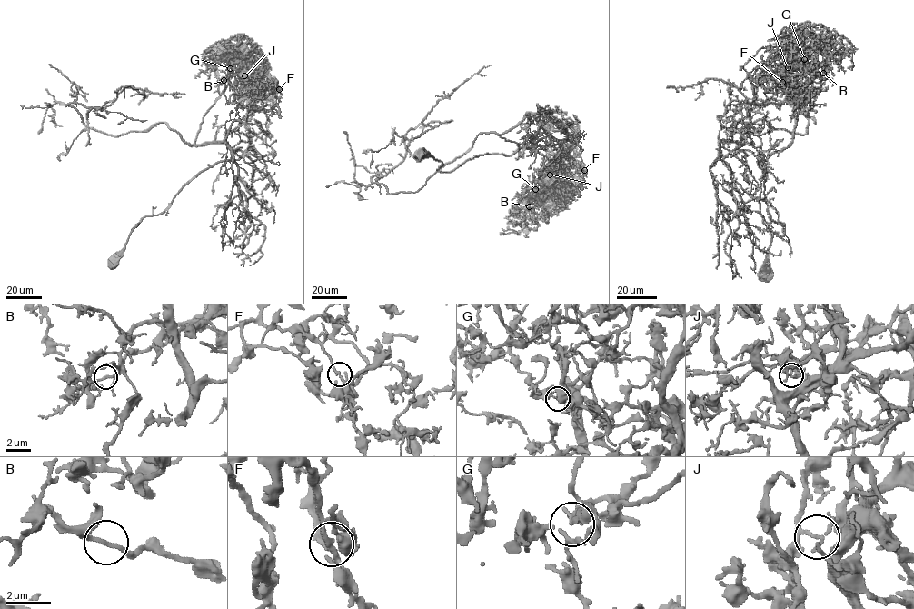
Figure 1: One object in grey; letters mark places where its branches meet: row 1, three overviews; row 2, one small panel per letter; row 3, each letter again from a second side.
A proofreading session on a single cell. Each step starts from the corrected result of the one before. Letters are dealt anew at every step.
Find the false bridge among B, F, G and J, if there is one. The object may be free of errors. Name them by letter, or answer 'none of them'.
J

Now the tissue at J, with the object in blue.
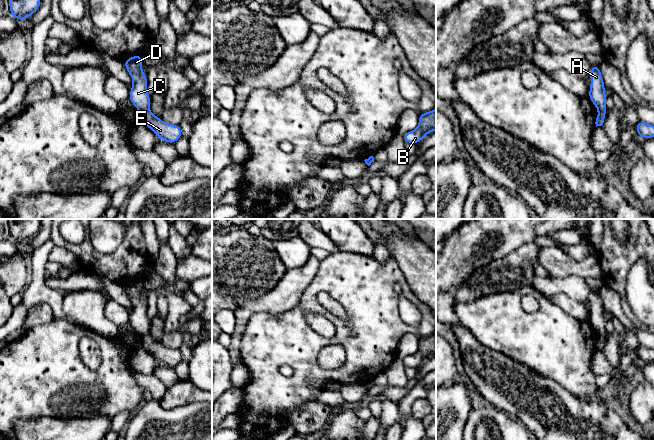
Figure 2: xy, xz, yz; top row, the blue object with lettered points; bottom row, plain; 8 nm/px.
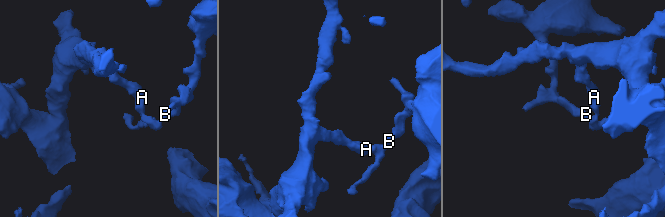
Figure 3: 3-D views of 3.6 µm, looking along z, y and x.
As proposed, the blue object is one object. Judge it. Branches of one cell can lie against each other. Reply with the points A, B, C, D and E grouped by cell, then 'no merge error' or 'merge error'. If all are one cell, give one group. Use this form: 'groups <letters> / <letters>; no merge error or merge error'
groups A C D / B E; merge error

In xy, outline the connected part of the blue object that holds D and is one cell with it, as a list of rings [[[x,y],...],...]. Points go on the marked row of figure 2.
[[[135,55],[124,61],[124,66],[133,80],[133,86],[129,93],[129,100],[140,112],[148,111],[150,108],[147,77],[141,69],[143,63],[143,57],[140,55]]]

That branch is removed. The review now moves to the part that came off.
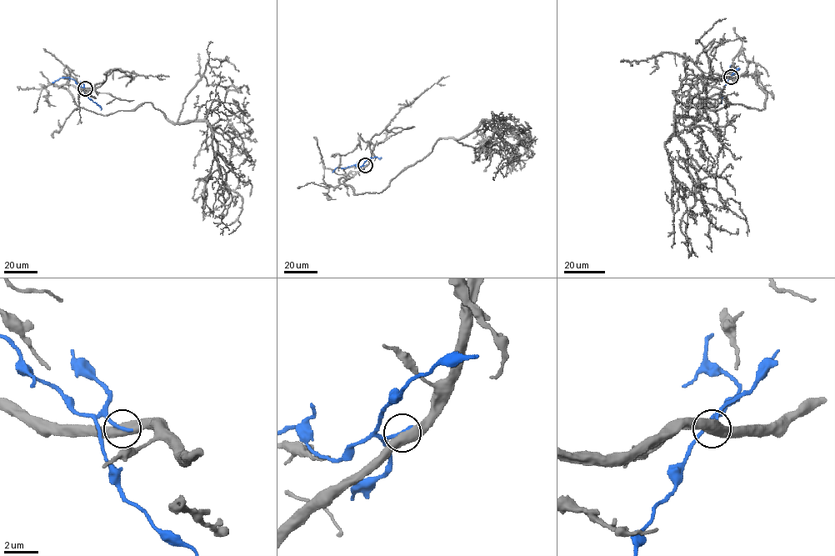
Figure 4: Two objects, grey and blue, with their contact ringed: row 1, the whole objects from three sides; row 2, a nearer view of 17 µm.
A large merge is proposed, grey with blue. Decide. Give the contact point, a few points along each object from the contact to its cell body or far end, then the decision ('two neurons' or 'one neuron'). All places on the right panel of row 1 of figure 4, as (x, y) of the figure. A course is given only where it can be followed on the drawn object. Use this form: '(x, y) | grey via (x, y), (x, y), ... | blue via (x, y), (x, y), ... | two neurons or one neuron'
(731, 77) | grey via (731, 77), (753, 75), (765, 107), (714, 94), (698, 118), (676, 117), (697, 257) | blue via (731, 77), (734, 72), (730, 68), (732, 63), (740, 68) | two neurons

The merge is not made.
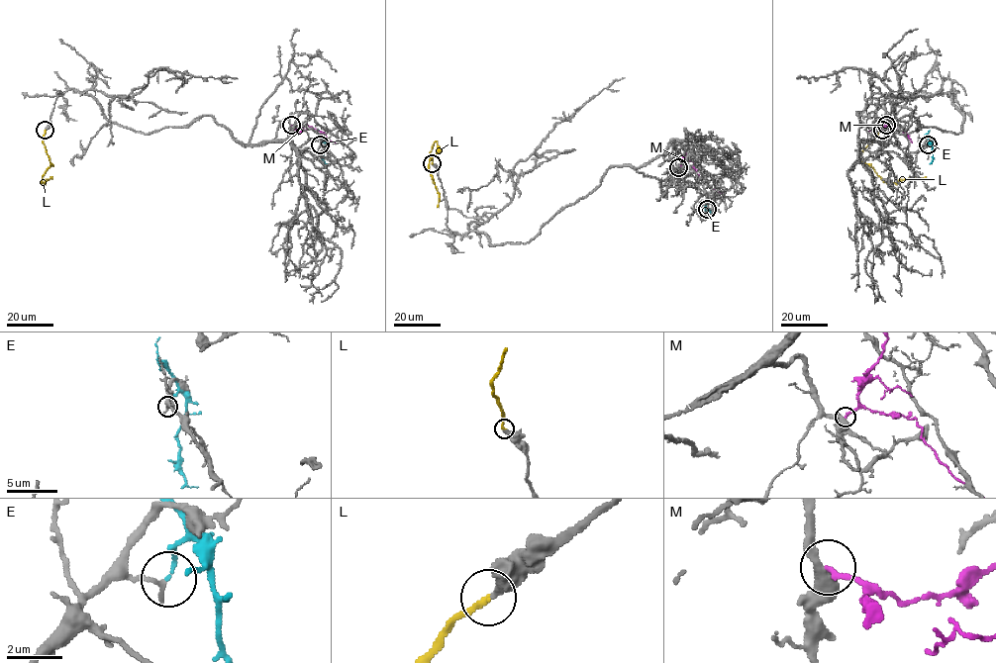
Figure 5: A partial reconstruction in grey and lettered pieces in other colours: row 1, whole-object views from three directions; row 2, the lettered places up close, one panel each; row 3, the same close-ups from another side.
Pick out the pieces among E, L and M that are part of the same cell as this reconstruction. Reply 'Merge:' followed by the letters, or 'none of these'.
Merge: L

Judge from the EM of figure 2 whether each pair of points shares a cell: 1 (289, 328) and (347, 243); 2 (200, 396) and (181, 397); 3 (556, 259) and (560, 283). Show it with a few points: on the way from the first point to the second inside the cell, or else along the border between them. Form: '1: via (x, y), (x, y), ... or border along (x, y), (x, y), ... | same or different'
1: border along (339, 249), (345, 252), (360, 253), (365, 256) | different
2: via (195, 396), (186, 396) | same
3: border along (553, 277), (580, 276), (583, 278) | different

